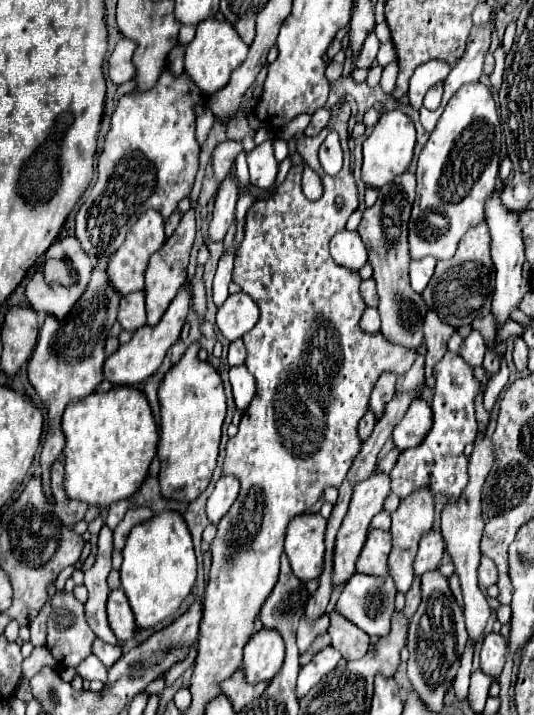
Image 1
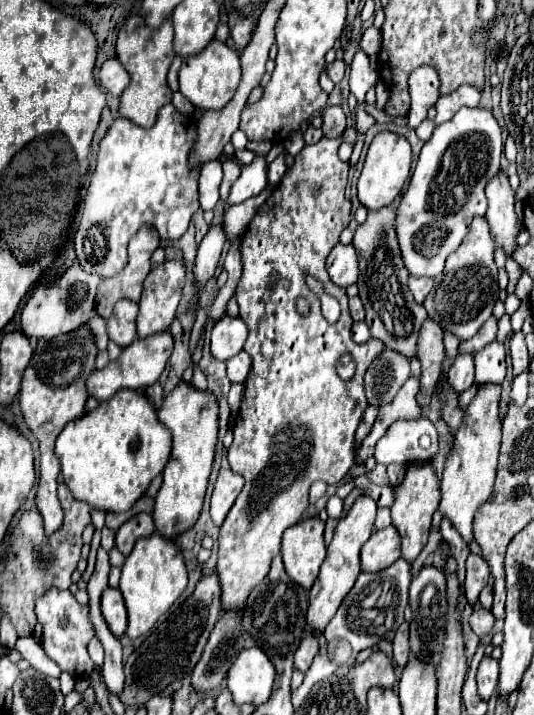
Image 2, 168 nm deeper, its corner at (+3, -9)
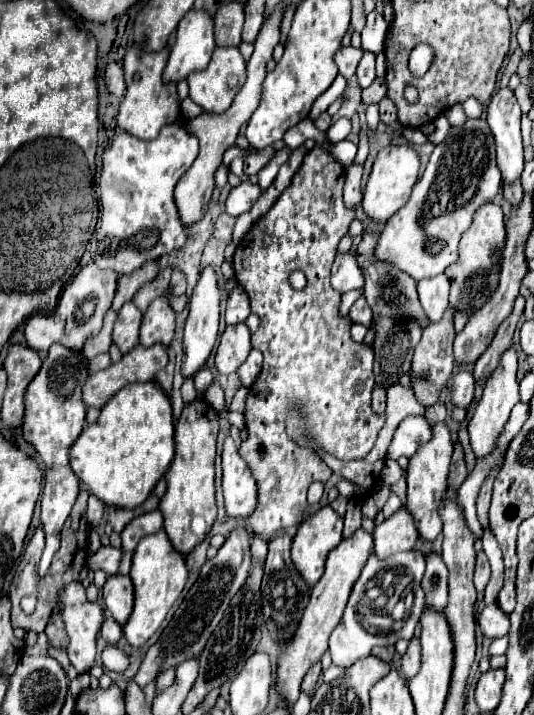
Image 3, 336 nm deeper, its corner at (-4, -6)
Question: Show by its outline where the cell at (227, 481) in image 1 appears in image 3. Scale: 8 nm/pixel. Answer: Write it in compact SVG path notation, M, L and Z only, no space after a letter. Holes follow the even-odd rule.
M230 436L226 438L222 452L222 490L224 508L230 518L246 518L246 514L254 510L256 482Z

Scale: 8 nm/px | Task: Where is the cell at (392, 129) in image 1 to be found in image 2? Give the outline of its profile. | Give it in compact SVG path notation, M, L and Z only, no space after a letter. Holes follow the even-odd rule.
M391 131L379 133L367 151L367 159L365 159L365 165L363 165L359 183L357 183L361 205L365 205L369 211L377 211L381 207L391 205L401 195L405 179L409 177L409 169L411 169L409 141L397 133L391 133Z

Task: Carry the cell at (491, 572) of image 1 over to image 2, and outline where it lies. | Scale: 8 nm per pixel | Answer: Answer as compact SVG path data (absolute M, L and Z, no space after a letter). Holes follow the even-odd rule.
M471 553L467 557L467 575L465 575L465 597L469 605L477 603L477 597L481 593L481 589L489 583L489 567L483 561L483 557Z

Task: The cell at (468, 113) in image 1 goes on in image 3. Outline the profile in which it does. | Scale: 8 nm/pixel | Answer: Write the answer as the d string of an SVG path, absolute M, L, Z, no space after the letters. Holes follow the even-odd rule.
M468 118L460 126L450 126L446 140L436 144L422 178L414 184L410 200L386 222L376 246L376 258L394 262L402 272L410 274L416 282L442 274L450 264L456 262L460 236L472 224L476 210L482 204L492 202L498 192L500 192L500 174L494 162L494 136L490 134L486 120Z

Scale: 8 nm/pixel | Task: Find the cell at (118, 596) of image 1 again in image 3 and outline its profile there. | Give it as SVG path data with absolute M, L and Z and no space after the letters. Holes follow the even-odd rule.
M120 574L110 576L102 588L106 610L120 626L124 626L132 614L132 602L134 602L132 592L134 590L132 590L130 576L120 576Z

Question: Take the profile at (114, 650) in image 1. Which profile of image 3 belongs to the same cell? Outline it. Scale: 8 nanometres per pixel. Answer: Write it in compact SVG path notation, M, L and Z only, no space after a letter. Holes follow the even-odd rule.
M108 616L108 620L102 624L102 632L100 634L102 634L102 638L104 638L104 642L108 646L116 646L118 640L120 640L120 636L122 636L122 626L118 626L118 622L114 622Z

